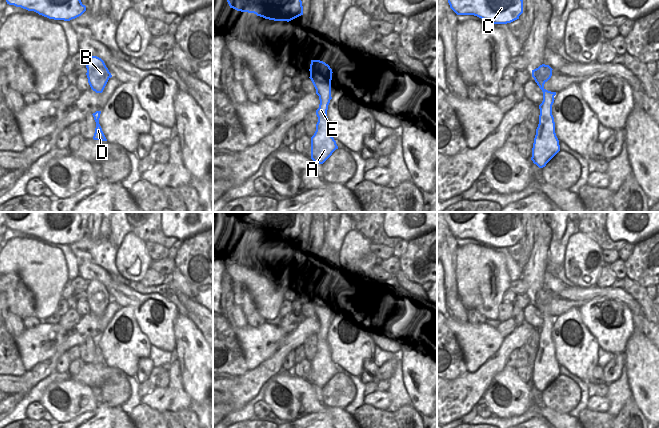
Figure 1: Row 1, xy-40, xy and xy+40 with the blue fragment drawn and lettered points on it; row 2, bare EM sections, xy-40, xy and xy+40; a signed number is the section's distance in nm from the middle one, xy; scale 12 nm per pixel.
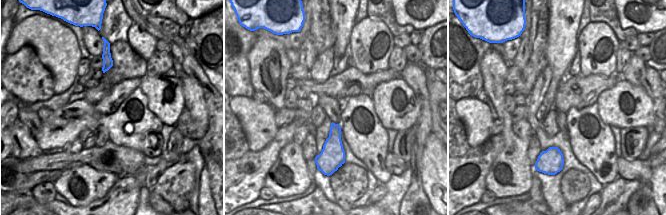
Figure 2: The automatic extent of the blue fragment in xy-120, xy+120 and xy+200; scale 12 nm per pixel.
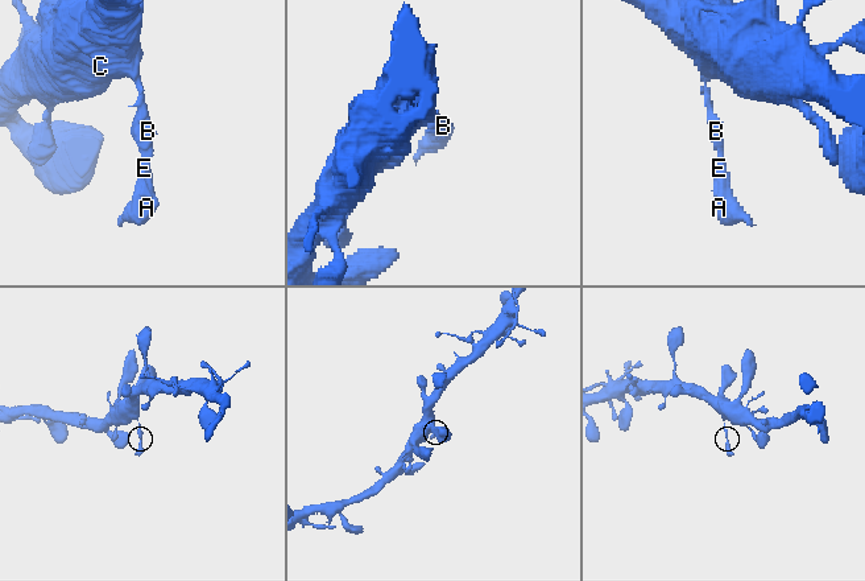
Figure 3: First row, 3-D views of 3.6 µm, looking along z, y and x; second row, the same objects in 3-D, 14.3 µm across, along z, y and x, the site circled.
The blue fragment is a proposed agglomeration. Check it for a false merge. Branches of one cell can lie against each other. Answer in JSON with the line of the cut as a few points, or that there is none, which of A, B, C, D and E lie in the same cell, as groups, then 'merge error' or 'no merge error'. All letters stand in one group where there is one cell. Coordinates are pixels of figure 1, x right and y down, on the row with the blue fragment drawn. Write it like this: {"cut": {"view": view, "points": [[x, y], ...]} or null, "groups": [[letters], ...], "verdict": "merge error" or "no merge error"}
{"cut": null, "groups": [["A", "B", "C", "D", "E"]], "verdict": "no merge error"}

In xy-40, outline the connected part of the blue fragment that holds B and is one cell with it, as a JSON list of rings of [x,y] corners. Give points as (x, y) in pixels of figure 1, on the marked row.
[[[91,56],[88,58],[86,68],[91,89],[96,93],[102,93],[108,80],[112,77],[104,61],[97,56]]]

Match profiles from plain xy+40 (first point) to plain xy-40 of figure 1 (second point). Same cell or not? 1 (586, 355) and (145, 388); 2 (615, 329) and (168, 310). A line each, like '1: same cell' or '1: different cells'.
1: different cells
2: same cell

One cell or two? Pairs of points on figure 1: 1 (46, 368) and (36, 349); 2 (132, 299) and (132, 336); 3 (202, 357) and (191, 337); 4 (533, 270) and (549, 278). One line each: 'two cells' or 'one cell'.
1: two cells
2: two cells
3: one cell
4: two cells

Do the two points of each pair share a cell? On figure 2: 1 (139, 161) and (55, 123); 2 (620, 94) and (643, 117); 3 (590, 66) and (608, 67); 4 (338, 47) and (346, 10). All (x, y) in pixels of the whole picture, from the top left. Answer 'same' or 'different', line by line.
1: different
2: same
3: same
4: same

